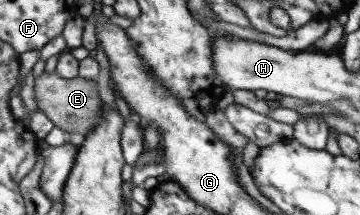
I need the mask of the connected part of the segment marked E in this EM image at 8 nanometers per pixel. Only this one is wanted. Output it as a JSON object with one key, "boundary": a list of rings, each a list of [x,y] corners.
{"boundary":[[[44,72],[35,78],[34,90],[39,111],[51,119],[55,126],[75,138],[82,138],[89,129],[101,123],[101,98],[97,80],[90,80],[77,76],[73,79],[63,79],[55,72]]]}

